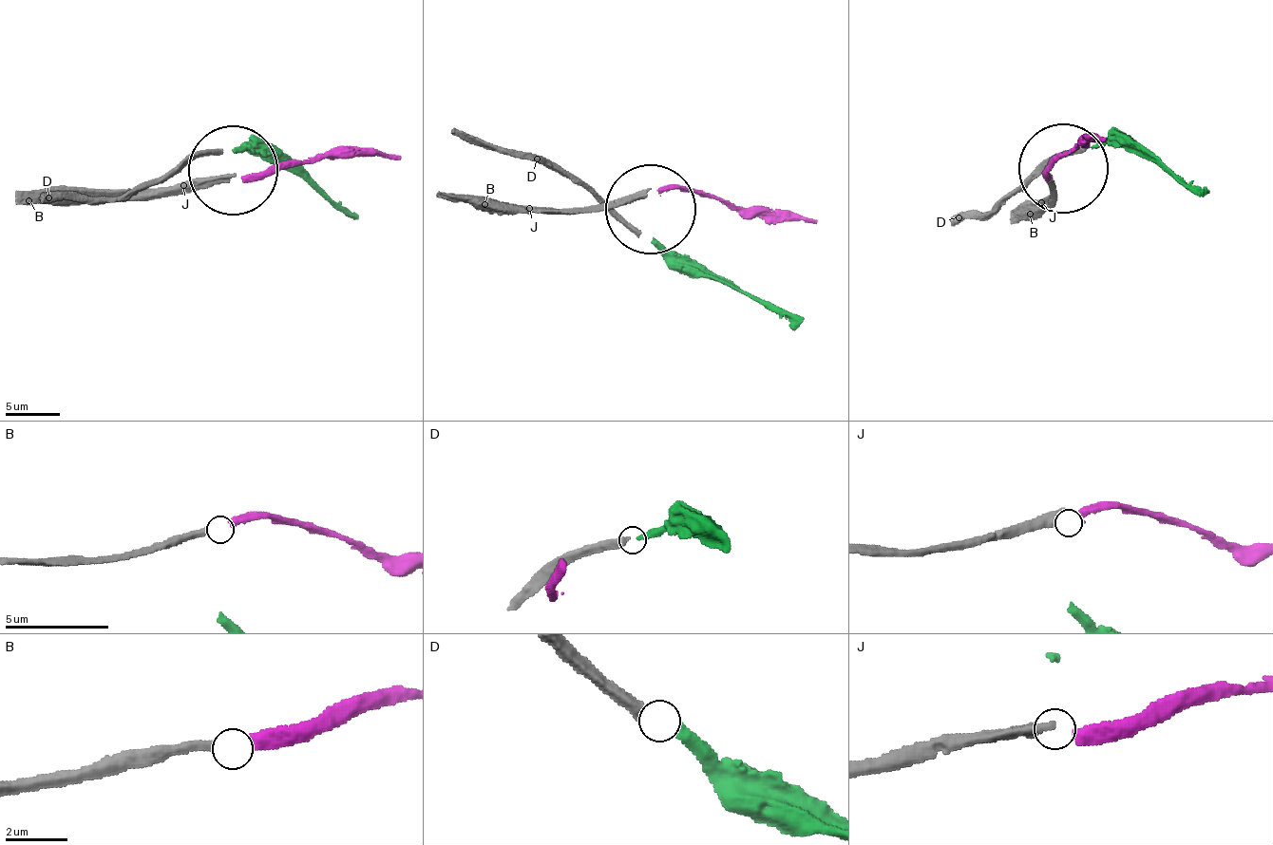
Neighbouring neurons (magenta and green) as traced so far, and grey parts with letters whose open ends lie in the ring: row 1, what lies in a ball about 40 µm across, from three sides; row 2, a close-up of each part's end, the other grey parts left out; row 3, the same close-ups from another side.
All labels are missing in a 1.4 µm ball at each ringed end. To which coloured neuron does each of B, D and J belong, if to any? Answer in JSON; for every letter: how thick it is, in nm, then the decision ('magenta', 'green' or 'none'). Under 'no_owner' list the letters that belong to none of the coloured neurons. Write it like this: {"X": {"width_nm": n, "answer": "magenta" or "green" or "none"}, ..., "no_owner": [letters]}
{"B": {"width_nm": 300, "answer": "magenta"}, "D": {"width_nm": 420, "answer": "green"}, "J": {"width_nm": 500, "answer": "none"}, "no_owner": ["J"]}

